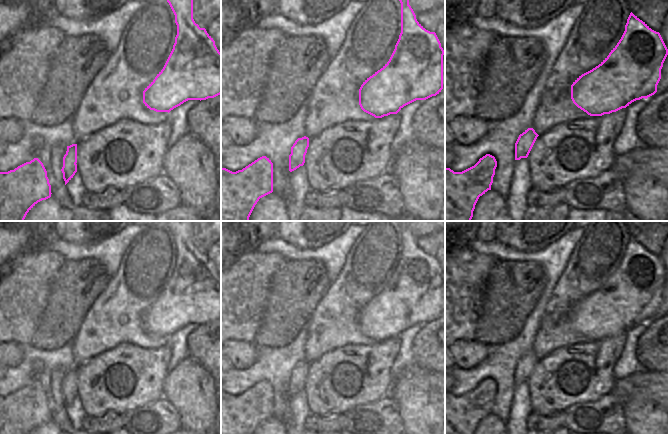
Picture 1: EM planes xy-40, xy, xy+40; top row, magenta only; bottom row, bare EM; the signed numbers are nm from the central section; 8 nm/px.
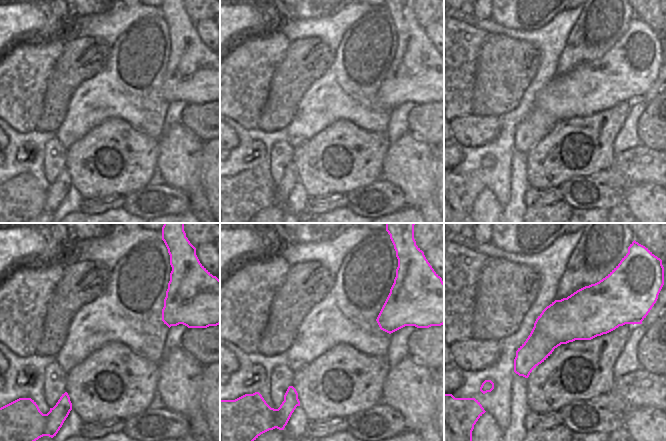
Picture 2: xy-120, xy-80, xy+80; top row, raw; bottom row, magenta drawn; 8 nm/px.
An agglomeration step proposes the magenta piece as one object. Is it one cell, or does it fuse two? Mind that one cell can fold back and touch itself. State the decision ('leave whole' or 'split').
split

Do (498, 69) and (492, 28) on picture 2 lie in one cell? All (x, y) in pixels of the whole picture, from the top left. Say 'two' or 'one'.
two

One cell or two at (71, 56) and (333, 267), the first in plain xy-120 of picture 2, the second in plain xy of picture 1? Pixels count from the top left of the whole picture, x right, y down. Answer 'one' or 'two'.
two

